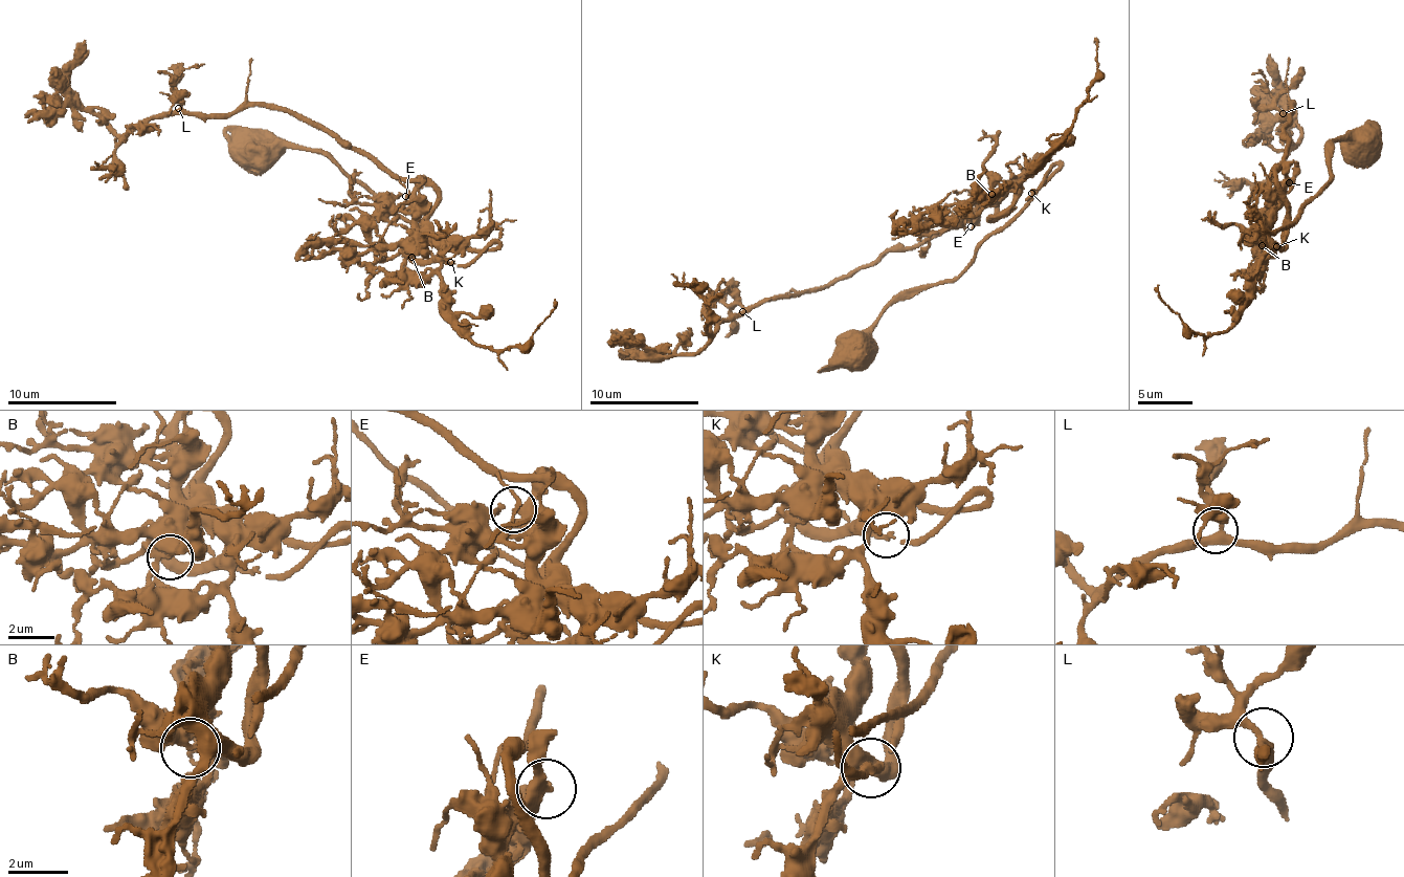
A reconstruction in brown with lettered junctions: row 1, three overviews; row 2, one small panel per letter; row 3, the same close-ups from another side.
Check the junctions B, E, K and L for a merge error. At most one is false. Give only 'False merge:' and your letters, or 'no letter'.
False merge: no letter

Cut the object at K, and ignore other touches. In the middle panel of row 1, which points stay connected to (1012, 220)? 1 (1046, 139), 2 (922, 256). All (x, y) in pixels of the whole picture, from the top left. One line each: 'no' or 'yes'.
1: no
2: no

